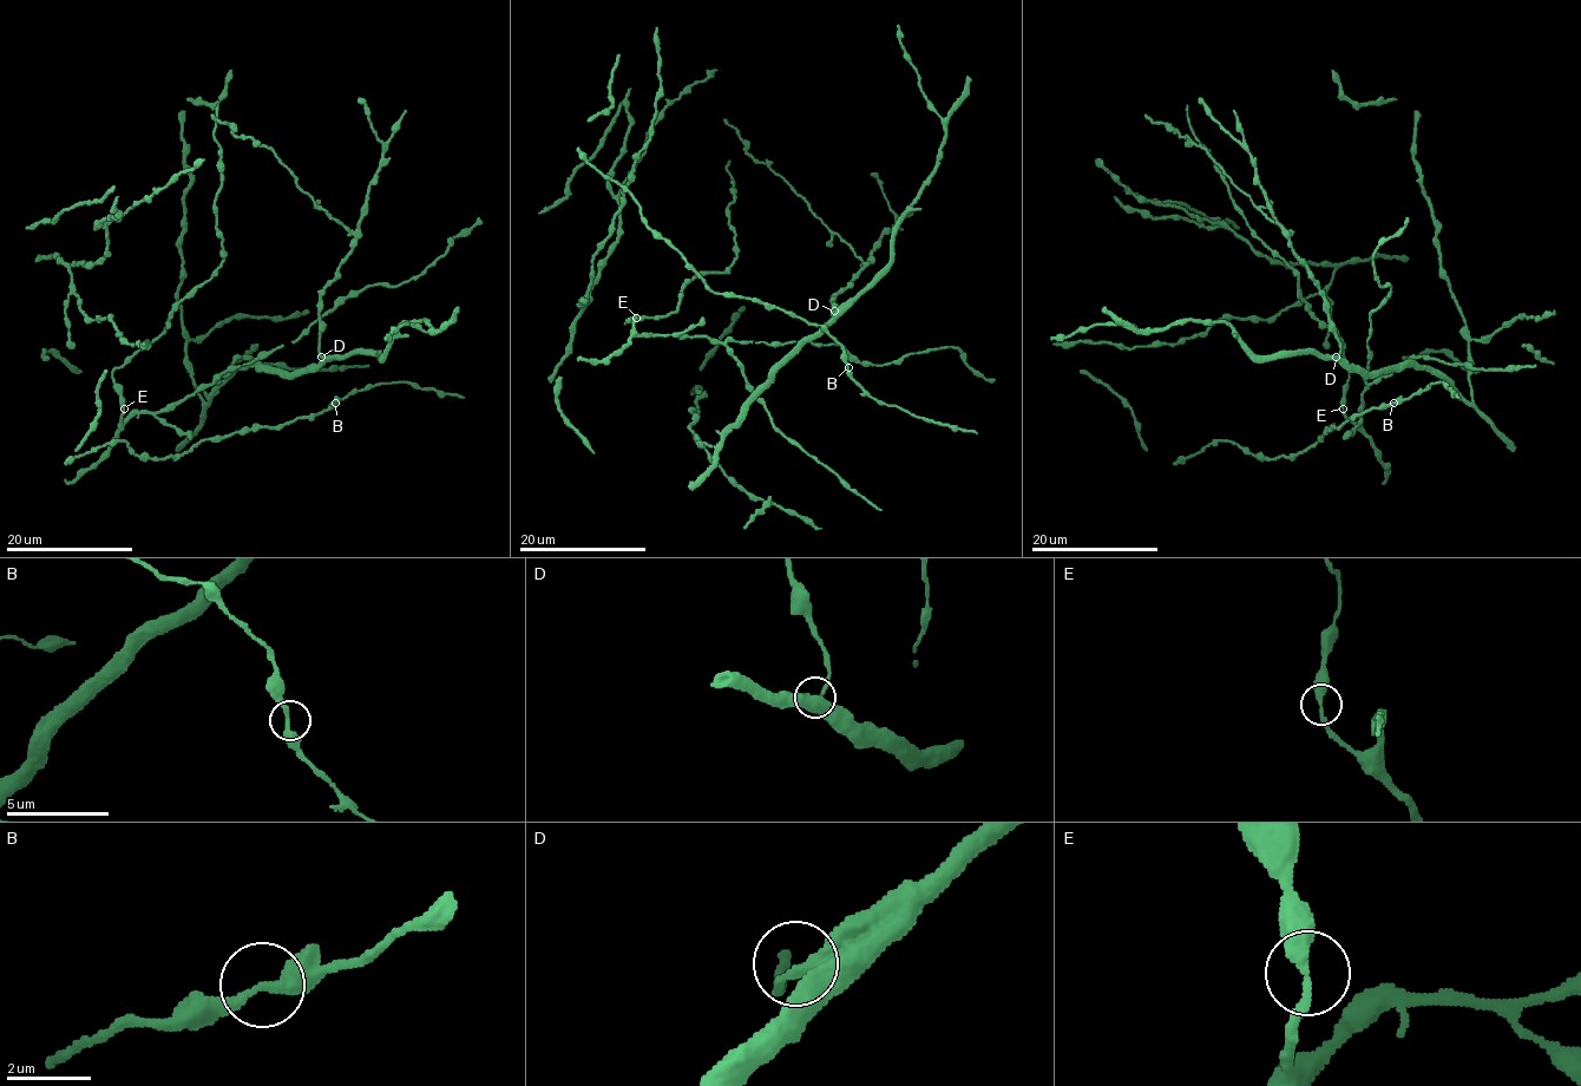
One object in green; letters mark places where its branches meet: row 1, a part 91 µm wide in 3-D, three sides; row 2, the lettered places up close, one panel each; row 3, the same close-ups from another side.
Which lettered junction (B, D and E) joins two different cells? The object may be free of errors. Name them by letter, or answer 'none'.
none

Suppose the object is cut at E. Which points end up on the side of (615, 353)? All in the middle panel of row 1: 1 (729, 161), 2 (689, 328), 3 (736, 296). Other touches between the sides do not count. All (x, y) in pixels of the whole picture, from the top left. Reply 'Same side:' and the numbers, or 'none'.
Same side: 2, 3

